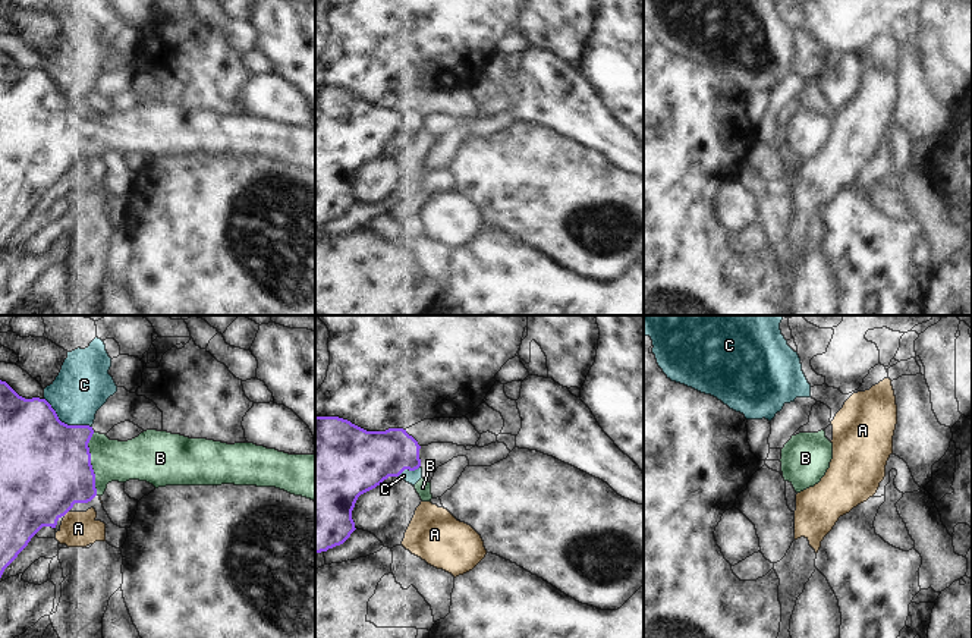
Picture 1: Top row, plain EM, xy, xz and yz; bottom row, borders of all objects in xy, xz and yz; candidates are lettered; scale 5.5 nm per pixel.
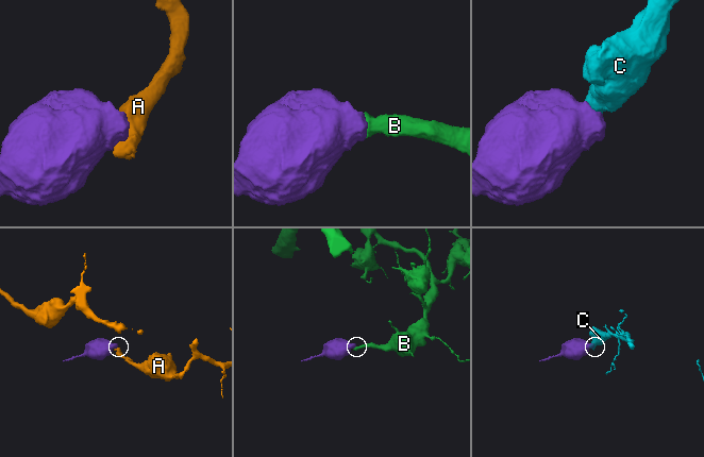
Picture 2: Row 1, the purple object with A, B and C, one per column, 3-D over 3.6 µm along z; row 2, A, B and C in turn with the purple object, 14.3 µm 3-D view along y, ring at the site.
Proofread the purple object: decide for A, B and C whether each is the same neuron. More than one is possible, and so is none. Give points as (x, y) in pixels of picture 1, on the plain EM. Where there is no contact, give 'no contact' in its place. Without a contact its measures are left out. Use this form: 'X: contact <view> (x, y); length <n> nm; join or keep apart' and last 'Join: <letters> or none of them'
A: contact xy (65, 185); length 40 nm; keep apart
B: contact xy (90, 135); length 360 nm; join
C: contact xy (63, 94); length 300 nm; keep apart
Join: B

